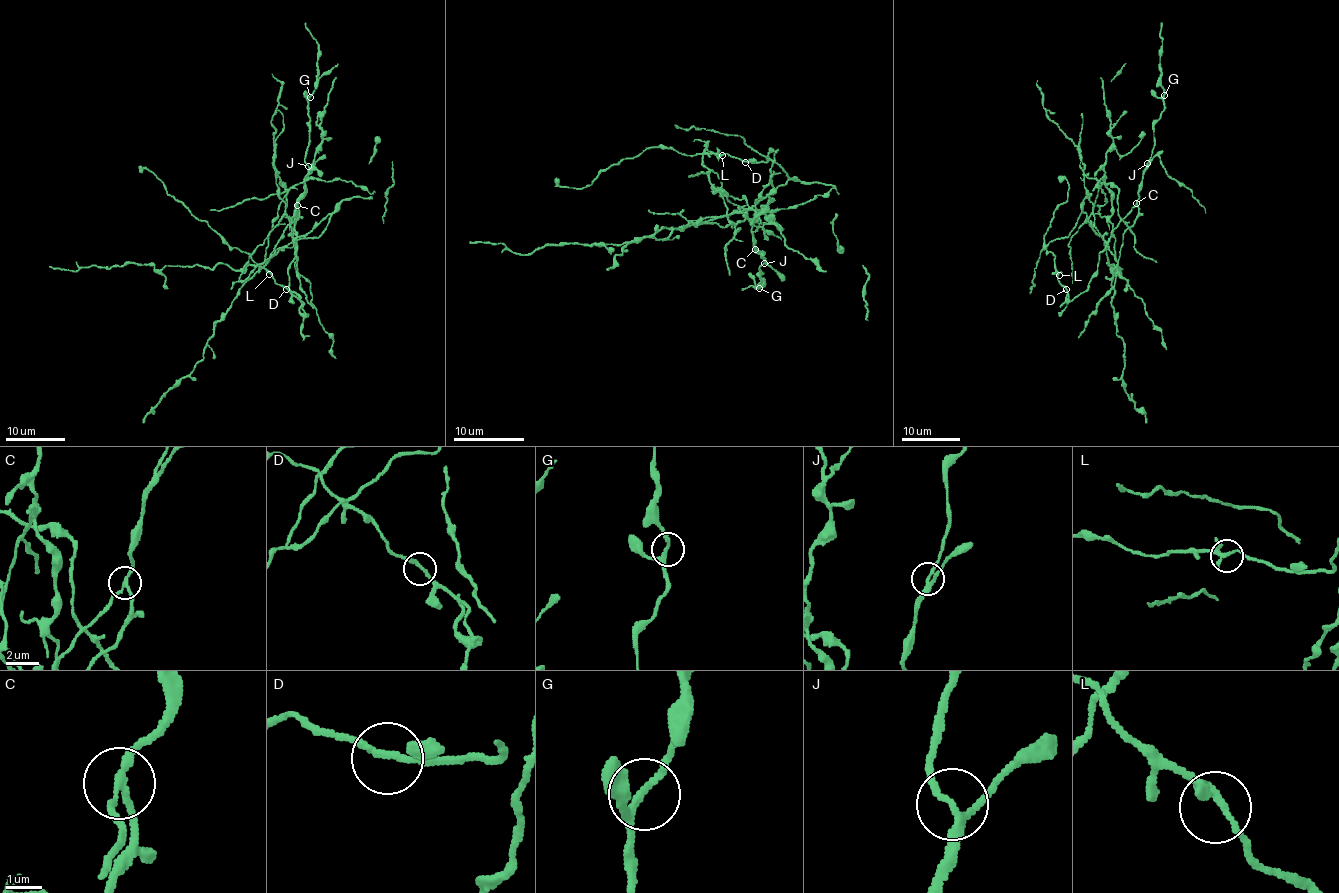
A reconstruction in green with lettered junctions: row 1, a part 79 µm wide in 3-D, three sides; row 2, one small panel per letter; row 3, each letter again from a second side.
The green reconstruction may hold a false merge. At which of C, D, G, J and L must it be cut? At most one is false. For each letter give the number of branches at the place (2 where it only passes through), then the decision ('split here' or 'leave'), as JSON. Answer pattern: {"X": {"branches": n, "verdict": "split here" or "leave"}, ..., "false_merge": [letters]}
{"C": {"branches": 3, "verdict": "split here"}, "D": {"branches": 2, "verdict": "leave"}, "G": {"branches": 3, "verdict": "leave"}, "J": {"branches": 3, "verdict": "leave"}, "L": {"branches": 3, "verdict": "leave"}, "false_merge": ["C"]}

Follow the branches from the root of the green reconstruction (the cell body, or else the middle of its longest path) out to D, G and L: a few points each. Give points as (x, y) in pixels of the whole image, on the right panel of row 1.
D: (1087, 194), (1082, 210), (1106, 248), (1100, 253), (1097, 274), (1085, 291), (1068, 301), (1066, 289)
G: (1087, 194), (1082, 210), (1086, 220), (1107, 240), (1138, 198), (1164, 95)
L: (1087, 194), (1082, 210), (1106, 243), (1097, 274), (1085, 291), (1068, 301), (1059, 275)

